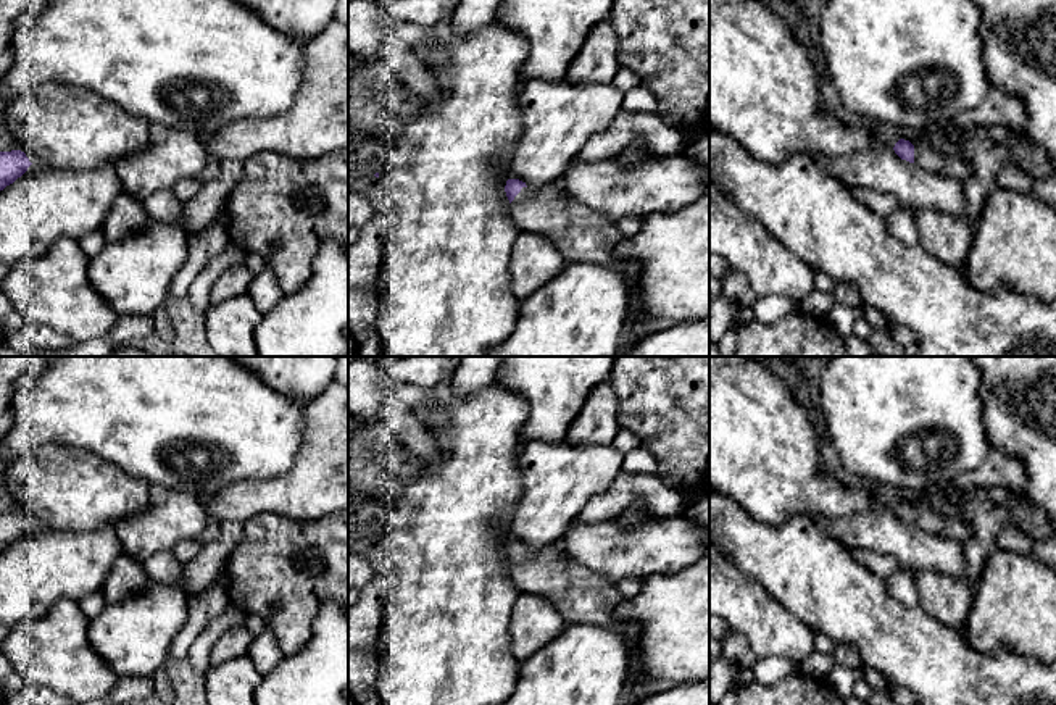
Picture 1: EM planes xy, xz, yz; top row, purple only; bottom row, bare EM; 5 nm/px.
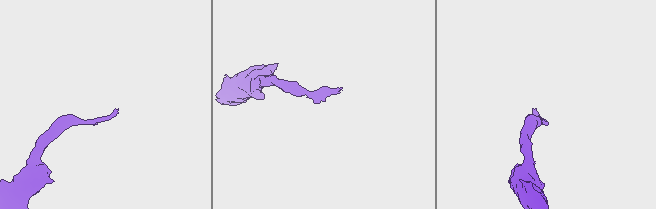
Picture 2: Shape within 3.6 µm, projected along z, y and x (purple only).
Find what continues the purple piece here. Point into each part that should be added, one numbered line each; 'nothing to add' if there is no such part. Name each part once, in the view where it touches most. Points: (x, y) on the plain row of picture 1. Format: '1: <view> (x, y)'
1: xz (581, 596)

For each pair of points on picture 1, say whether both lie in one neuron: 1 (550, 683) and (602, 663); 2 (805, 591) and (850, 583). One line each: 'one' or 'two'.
1: one
2: one

